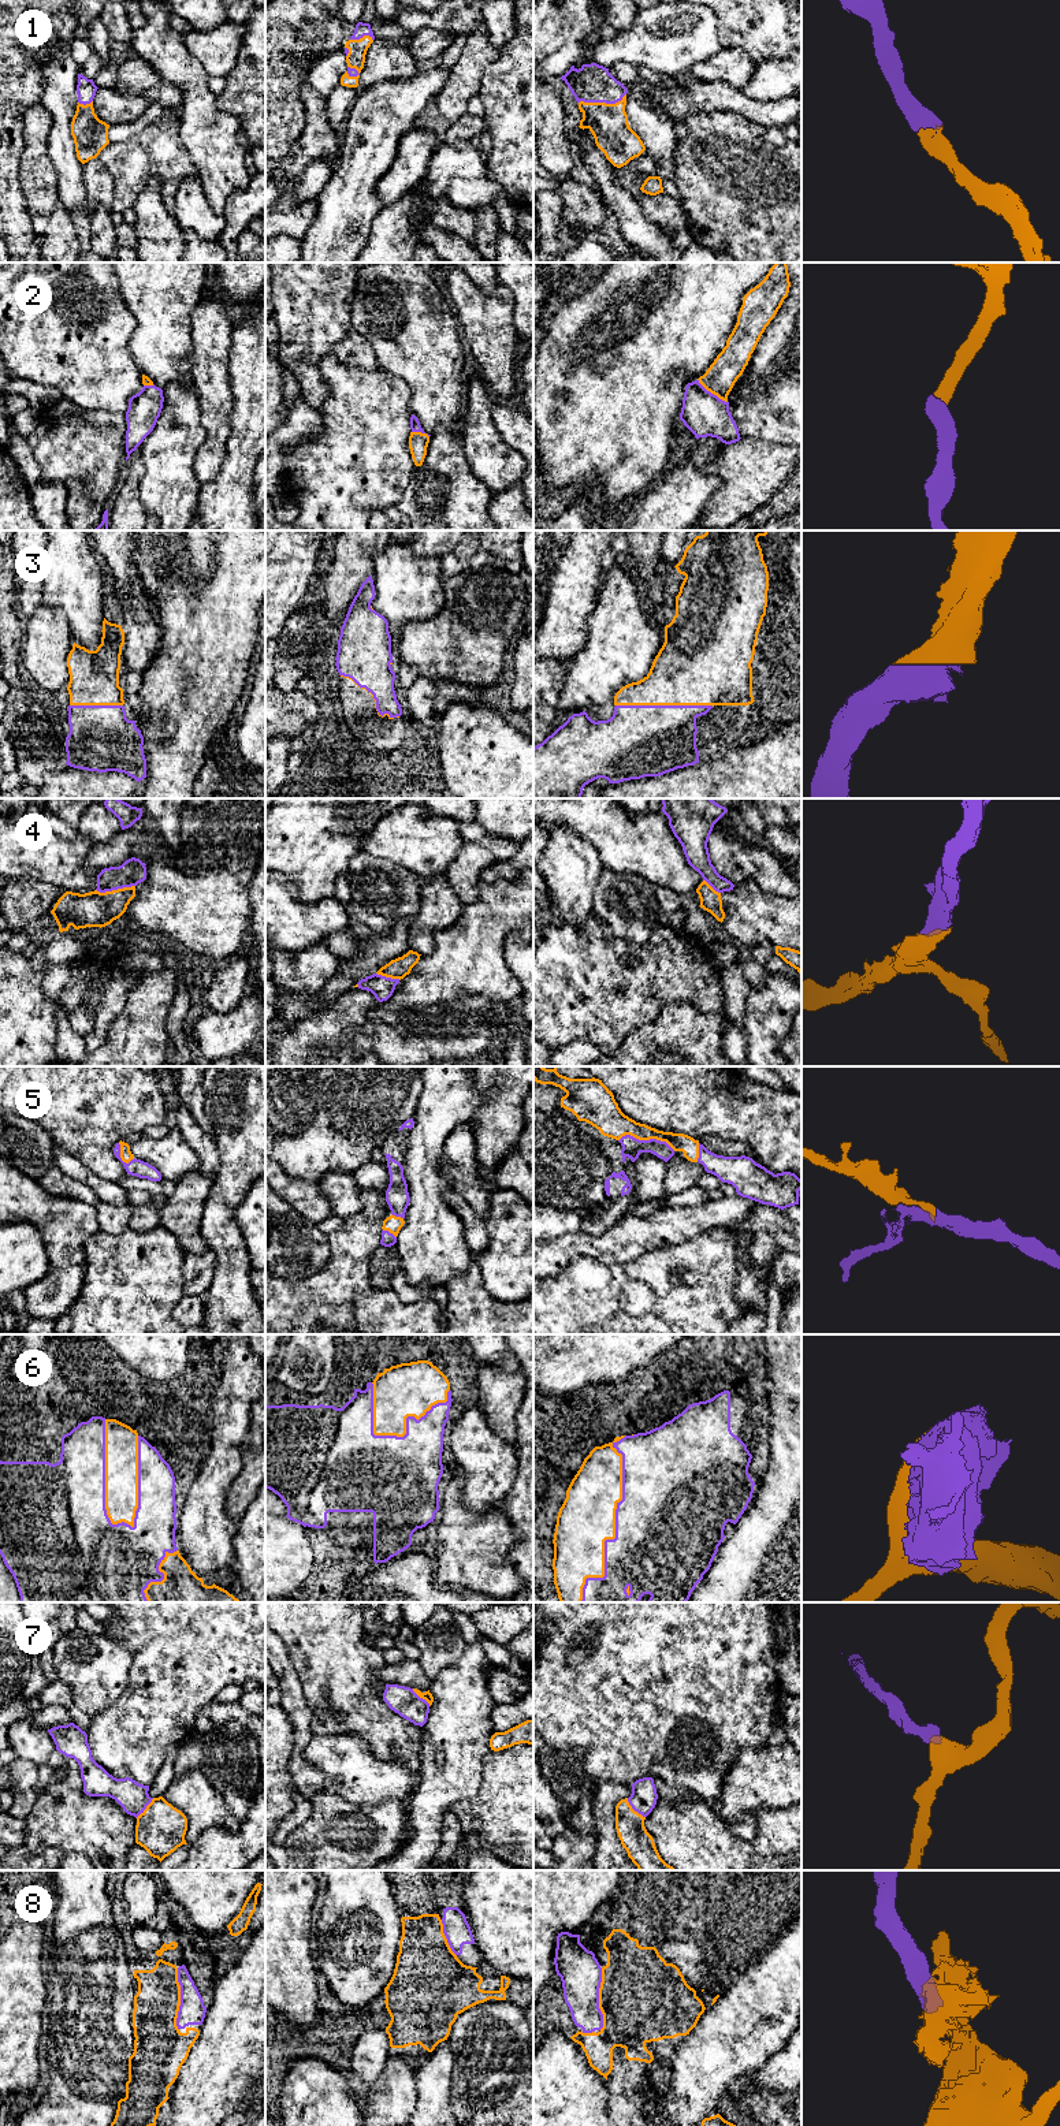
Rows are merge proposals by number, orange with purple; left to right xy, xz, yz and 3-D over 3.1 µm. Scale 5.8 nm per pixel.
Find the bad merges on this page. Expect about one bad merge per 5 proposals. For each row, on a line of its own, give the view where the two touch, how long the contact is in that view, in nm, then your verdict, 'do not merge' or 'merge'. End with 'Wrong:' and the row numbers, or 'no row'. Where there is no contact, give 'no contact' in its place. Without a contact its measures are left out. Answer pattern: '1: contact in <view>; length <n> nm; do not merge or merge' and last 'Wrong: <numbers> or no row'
1: contact in yz; length 280 nm; merge
2: contact in yz; length 220 nm; merge
3: contact in yz; length 600 nm; merge
4: contact in xy; length 240 nm; merge
5: contact in yz; length 340 nm; merge
6: contact in xy; length 650 nm; merge
7: contact in yz; length 160 nm; merge
8: contact in yz; length 360 nm; merge
Wrong: no row

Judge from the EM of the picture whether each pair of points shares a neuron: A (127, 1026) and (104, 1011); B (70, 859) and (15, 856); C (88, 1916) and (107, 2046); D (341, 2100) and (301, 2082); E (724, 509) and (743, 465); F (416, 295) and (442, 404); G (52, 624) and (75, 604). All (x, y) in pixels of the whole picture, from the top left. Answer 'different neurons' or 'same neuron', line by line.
A: different neurons
B: same neuron
C: same neuron
D: same neuron
E: same neuron
F: same neuron
G: different neurons

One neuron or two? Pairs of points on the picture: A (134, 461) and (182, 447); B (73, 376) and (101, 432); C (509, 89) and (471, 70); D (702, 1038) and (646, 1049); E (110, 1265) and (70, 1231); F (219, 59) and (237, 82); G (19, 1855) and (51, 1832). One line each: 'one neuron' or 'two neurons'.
A: two neurons
B: two neurons
C: two neurons
D: one neuron
E: two neurons
F: two neurons
G: two neurons

